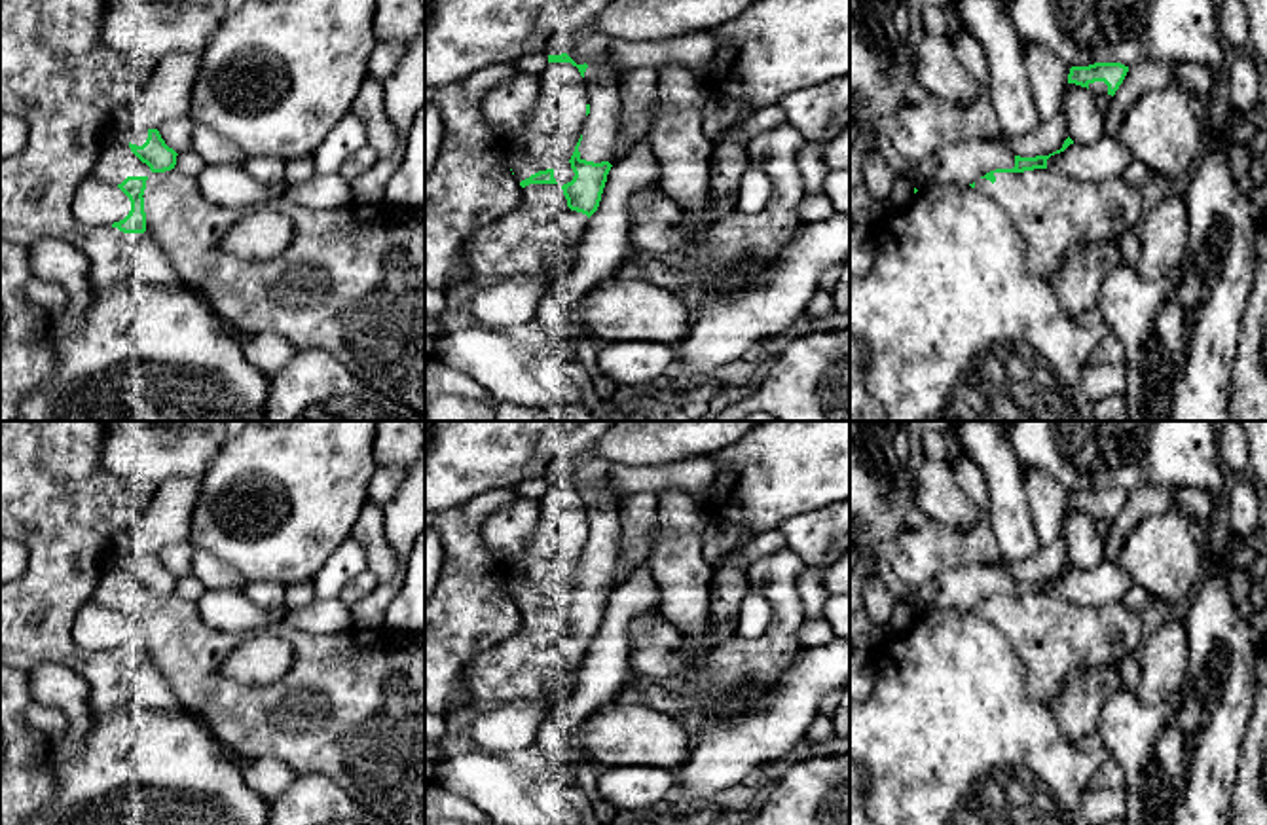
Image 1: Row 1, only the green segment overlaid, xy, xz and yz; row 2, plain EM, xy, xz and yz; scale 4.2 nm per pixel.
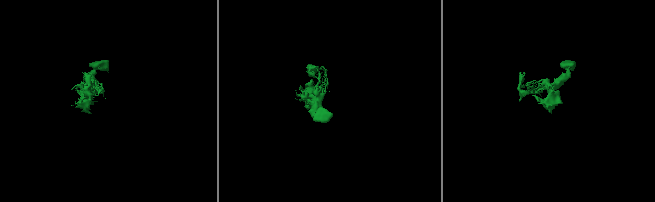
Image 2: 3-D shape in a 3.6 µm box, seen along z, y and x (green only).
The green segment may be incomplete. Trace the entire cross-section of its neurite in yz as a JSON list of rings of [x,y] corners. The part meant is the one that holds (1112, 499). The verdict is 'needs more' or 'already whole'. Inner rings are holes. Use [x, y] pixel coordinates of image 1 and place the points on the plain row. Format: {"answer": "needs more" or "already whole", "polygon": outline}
{"answer": "needs more", "polygon": [[[1146,486],[1130,493],[1121,487],[1094,487],[1089,491],[1072,491],[1068,508],[1087,514],[1094,506],[1108,510],[1111,527],[1104,541],[1104,556],[1106,561],[1117,561],[1125,541],[1136,525],[1146,518],[1168,512],[1178,491],[1180,489],[1172,486]]]}

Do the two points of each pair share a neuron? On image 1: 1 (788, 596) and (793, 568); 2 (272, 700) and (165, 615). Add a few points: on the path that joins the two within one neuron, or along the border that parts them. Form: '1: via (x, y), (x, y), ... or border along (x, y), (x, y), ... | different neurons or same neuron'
1: via (788, 588), (788, 575) | same neuron
2: via (241, 700), (207, 674), (209, 659), (196, 645) | same neuron

